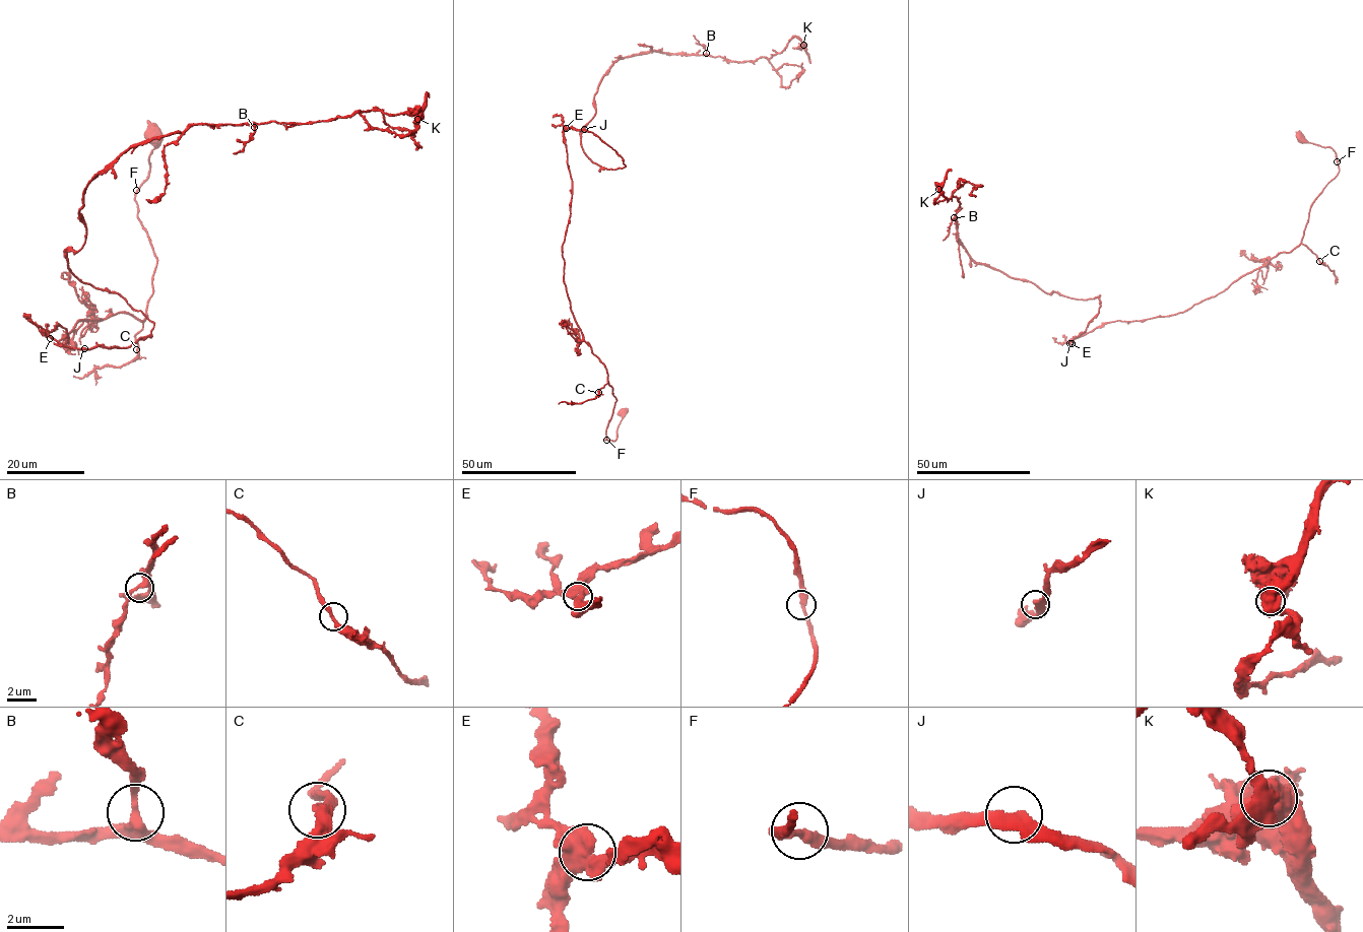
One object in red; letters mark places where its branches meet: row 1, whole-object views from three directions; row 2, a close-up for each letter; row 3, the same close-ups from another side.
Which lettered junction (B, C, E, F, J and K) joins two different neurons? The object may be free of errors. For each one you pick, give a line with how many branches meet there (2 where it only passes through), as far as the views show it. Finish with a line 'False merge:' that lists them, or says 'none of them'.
K: 2 branches meet
False merge: K

